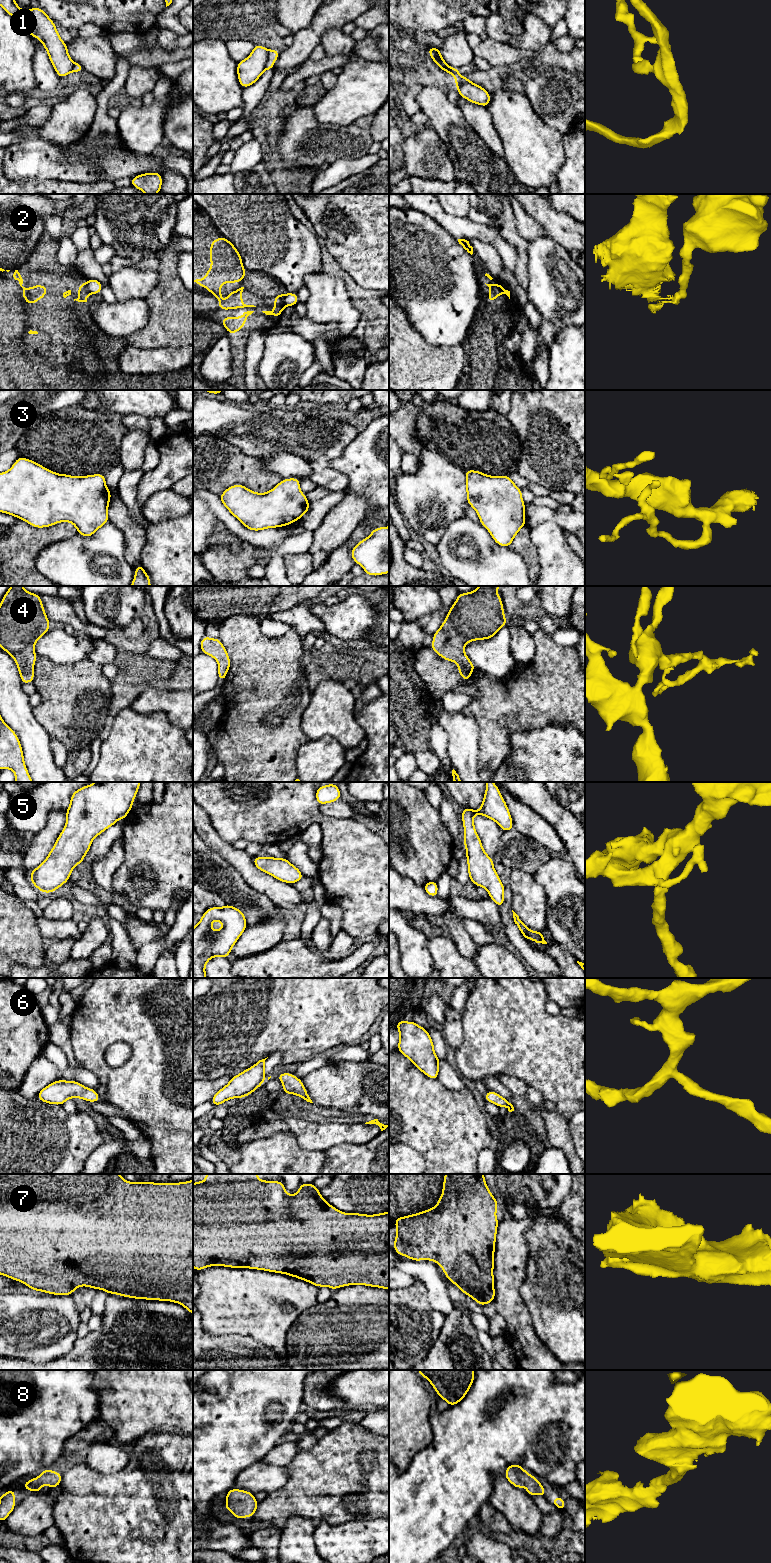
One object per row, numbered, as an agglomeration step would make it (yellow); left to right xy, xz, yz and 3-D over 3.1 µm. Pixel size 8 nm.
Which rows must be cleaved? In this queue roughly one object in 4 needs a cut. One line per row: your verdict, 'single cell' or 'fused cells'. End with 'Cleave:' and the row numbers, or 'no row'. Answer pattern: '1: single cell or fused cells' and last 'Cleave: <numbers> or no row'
1: fused cells
2: fused cells
3: single cell
4: single cell
5: single cell
6: single cell
7: single cell
8: single cell
Cleave: 1, 2

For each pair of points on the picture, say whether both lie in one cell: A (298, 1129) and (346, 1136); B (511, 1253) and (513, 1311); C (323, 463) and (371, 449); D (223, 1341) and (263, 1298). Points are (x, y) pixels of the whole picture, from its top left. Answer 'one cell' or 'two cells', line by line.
A: one cell
B: one cell
C: two cells
D: two cells

